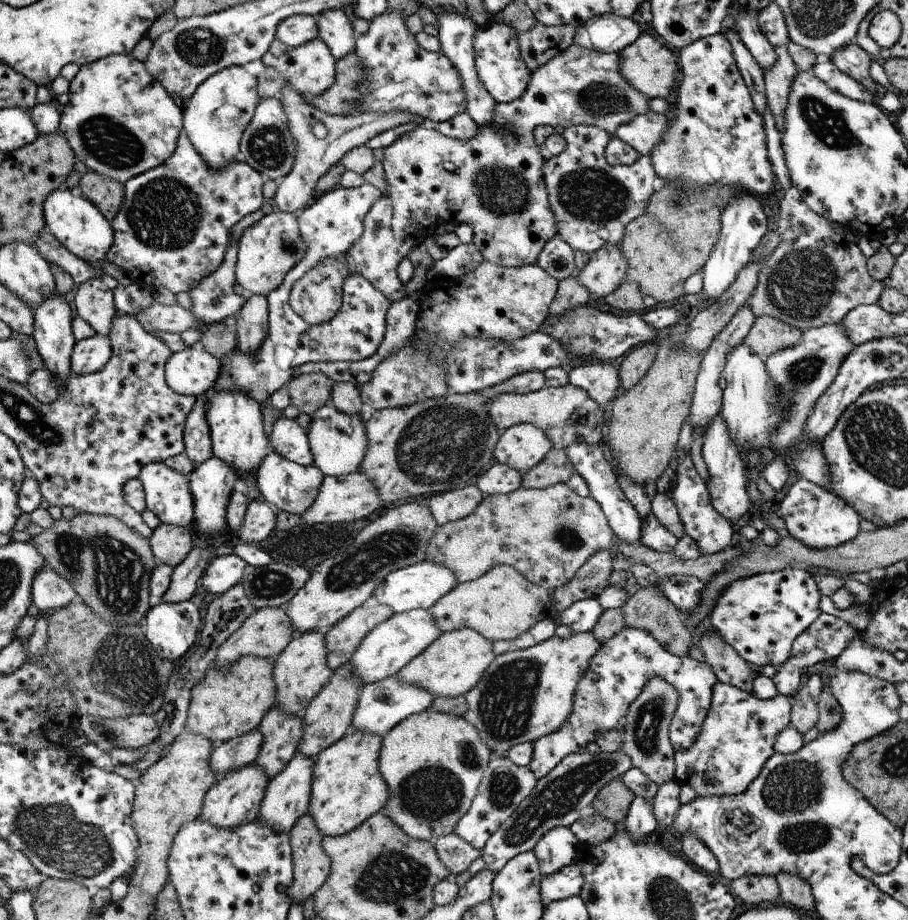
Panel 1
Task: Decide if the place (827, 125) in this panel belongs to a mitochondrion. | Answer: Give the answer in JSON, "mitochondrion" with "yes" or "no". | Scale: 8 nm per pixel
{"mitochondrion":"yes"}

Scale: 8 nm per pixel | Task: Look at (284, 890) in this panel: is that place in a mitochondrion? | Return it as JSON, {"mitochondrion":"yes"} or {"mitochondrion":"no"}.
{"mitochondrion":"no"}

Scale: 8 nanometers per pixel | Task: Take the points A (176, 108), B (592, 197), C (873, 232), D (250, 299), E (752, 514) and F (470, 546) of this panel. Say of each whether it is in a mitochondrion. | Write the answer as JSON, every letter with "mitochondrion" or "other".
{"A":"other","B":"mitochondrion","C":"other","D":"other","E":"other","F":"other"}

